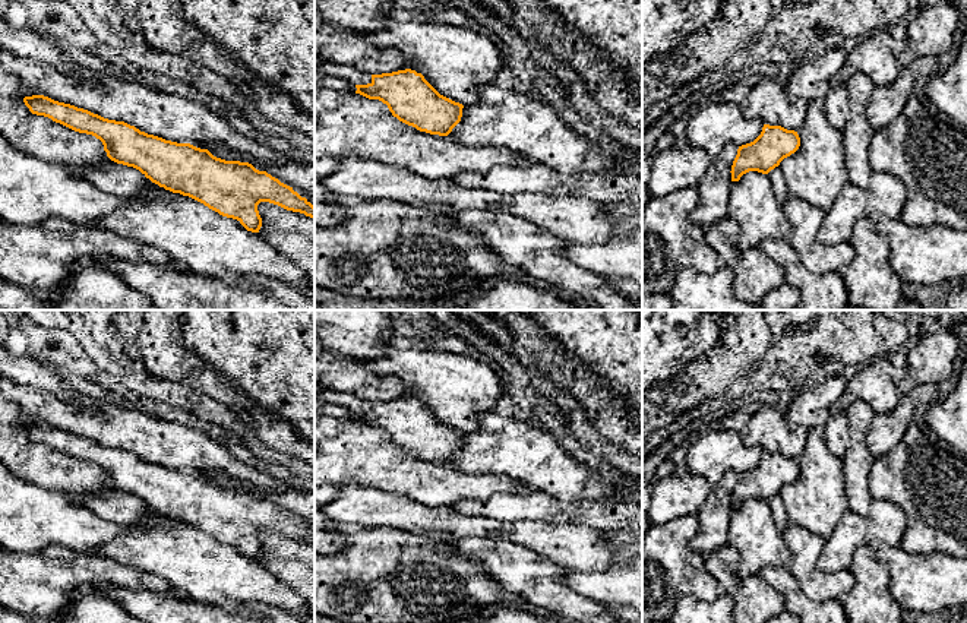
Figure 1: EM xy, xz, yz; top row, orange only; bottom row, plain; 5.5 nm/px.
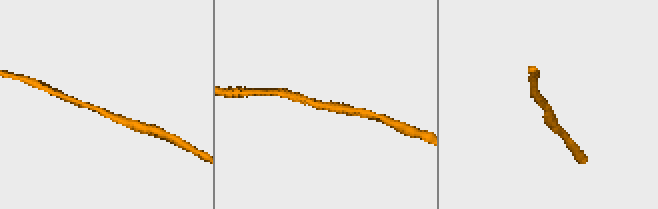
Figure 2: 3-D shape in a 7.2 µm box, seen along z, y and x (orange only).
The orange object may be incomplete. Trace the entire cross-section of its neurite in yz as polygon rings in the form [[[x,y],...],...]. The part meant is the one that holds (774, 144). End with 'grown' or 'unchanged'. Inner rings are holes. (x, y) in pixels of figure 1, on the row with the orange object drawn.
[[[764,124],[761,135],[753,142],[739,146],[730,171],[731,181],[739,181],[749,171],[768,174],[799,146],[797,132]]]; unchanged

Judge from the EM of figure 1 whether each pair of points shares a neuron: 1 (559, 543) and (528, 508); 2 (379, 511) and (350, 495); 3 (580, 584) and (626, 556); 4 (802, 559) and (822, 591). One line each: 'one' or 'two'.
1: two
2: one
3: one
4: one

